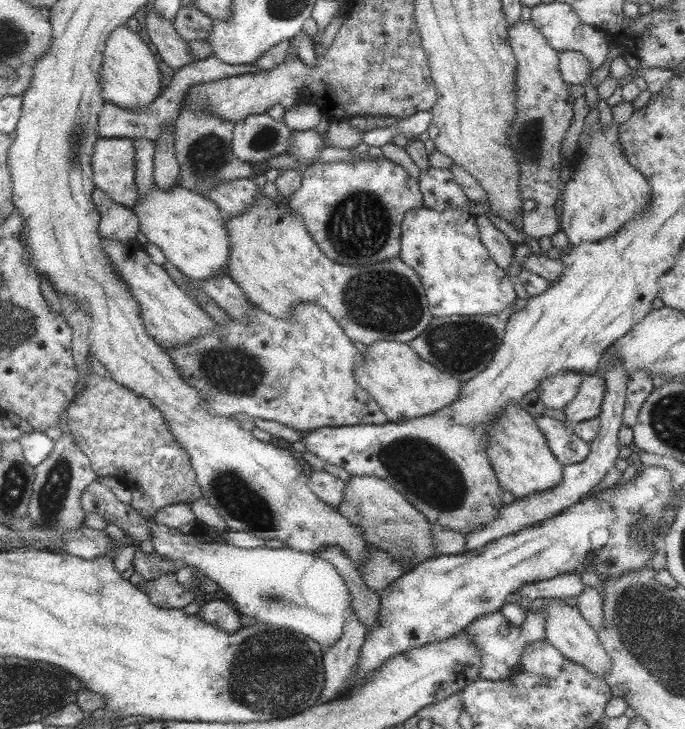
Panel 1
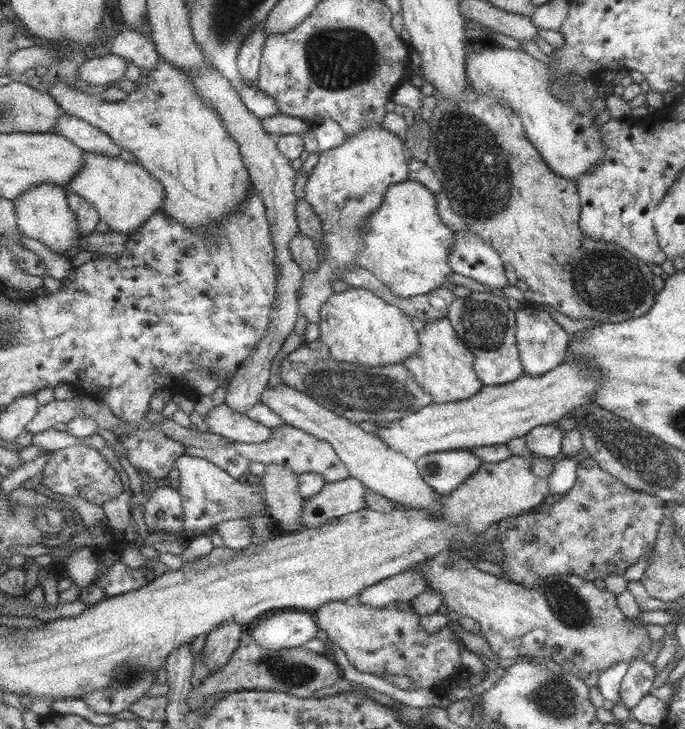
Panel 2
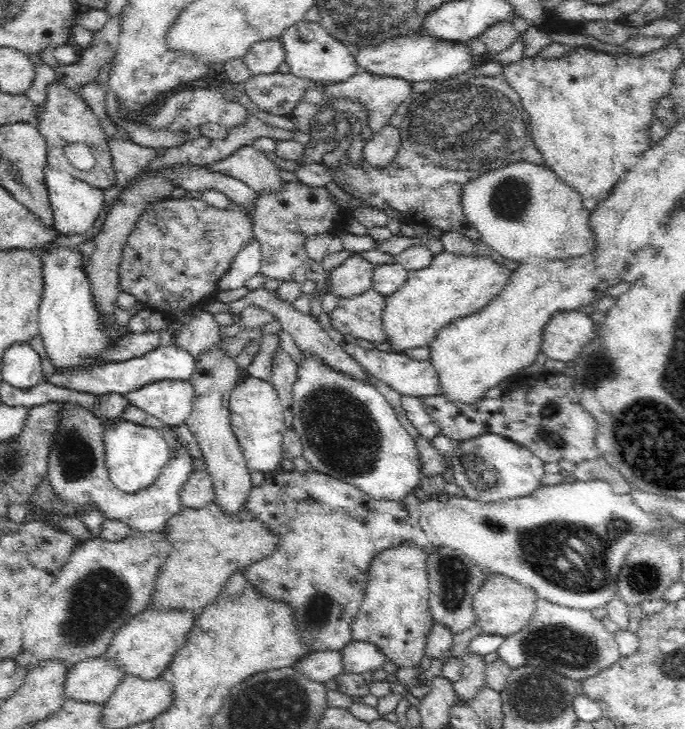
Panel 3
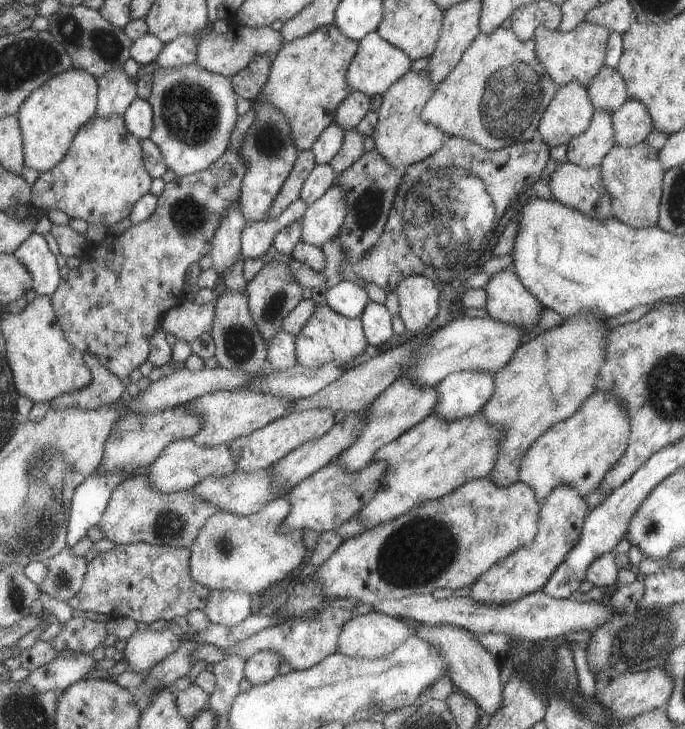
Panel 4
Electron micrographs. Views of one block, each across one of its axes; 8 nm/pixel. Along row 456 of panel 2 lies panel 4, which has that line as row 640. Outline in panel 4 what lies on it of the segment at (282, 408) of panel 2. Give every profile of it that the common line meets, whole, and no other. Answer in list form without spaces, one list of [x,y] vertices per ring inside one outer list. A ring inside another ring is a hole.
[[[377,611],[353,615],[338,634],[337,652],[359,658],[389,655],[412,635],[400,618]]]

